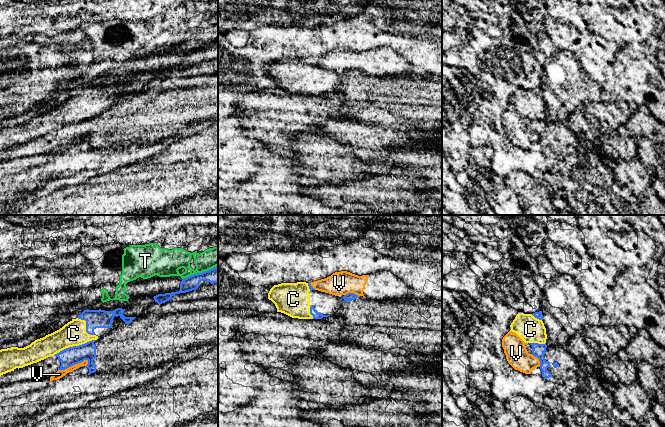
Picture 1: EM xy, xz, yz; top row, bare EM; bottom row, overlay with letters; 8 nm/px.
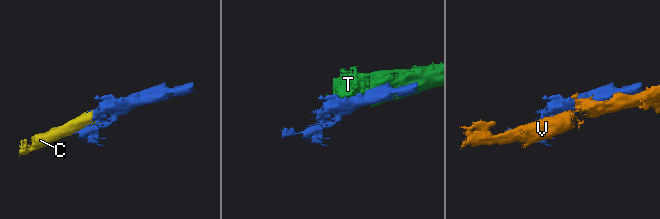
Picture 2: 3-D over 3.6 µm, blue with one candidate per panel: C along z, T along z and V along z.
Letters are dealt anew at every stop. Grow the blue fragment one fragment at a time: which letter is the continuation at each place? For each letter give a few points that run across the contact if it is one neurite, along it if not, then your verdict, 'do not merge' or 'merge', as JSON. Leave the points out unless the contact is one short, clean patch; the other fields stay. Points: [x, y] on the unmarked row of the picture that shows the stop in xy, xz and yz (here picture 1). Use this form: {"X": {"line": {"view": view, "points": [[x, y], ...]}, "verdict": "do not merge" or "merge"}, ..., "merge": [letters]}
{"C": {"verdict": "merge"}, "T": {"verdict": "do not merge"}, "V": {"verdict": "do not merge"}, "merge": ["C"]}

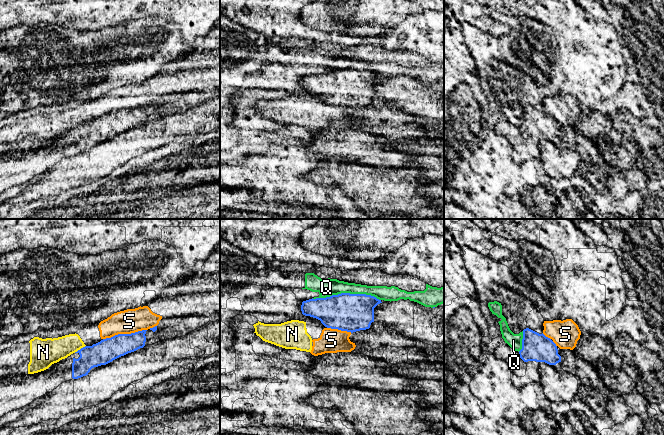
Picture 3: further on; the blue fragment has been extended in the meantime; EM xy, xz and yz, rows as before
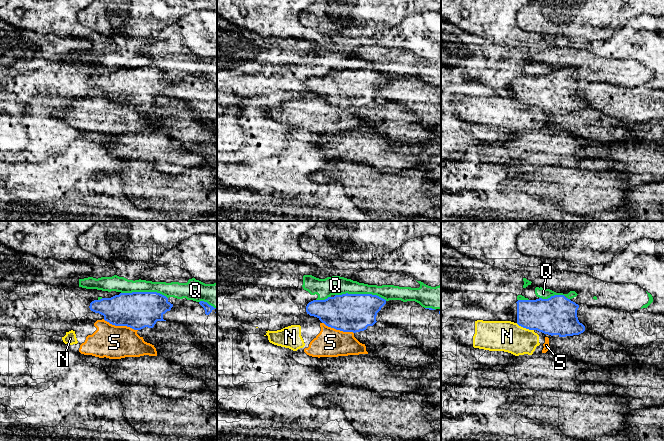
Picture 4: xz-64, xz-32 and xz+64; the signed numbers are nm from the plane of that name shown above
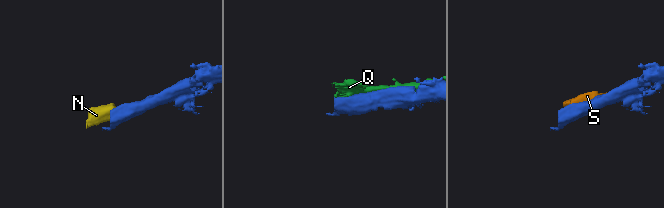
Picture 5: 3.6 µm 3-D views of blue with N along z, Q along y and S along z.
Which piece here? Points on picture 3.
{"N": {"line": {"view": "xy", "points": [[85, 121], [74, 128]]}, "verdict": "do not merge"}, "Q": {"verdict": "do not merge"}, "S": {"line": {"view": "xy", "points": [[146, 105], [130, 109], [118, 109], [103, 115]]}, "verdict": "do not merge"}, "merge": []}

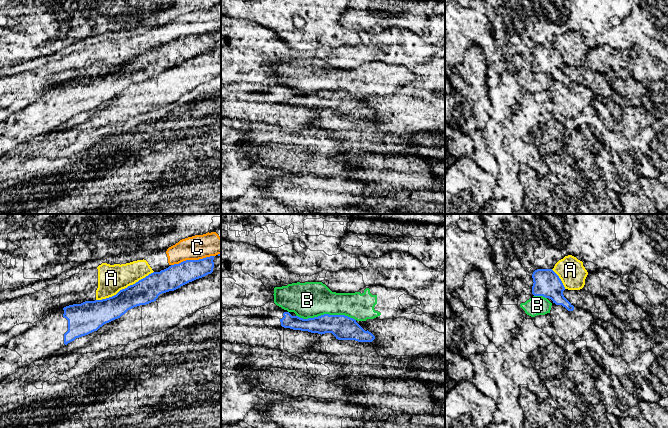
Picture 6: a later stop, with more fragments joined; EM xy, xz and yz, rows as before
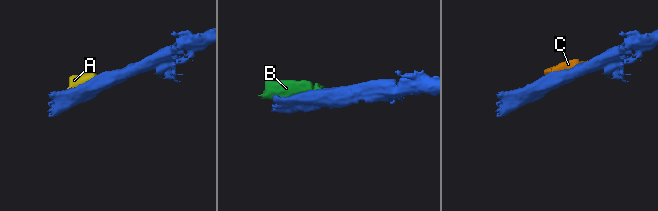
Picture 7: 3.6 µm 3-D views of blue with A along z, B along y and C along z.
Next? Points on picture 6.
{"A": {"line": {"view": "xy", "points": [[153, 47], [120, 65], [115, 70], [96, 76]]}, "verdict": "do not merge"}, "B": {"verdict": "do not merge"}, "C": {"line": {"view": "xy", "points": [[214, 31], [198, 35], [186, 35], [171, 41]]}, "verdict": "do not merge"}, "merge": []}

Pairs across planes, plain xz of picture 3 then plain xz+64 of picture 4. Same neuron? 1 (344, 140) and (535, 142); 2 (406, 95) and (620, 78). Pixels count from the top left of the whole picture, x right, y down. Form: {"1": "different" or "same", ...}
{"1": "same", "2": "different"}

